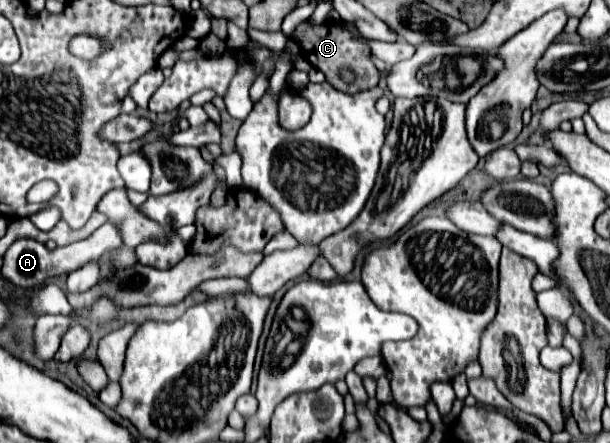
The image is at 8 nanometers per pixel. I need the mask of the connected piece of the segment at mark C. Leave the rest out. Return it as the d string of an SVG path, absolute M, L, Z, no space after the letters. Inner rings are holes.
M330 21L330 23L316 25L316 27L308 27L308 23L300 23L300 27L296 29L294 35L300 39L302 49L304 49L304 57L310 61L310 65L320 69L326 75L326 81L332 83L338 91L360 93L360 91L366 91L366 89L372 89L374 85L378 85L380 73L372 63L372 57L370 57L366 43L362 39L354 39L344 25ZM342 69L352 69L352 73L354 73L352 83L346 83L340 77Z

